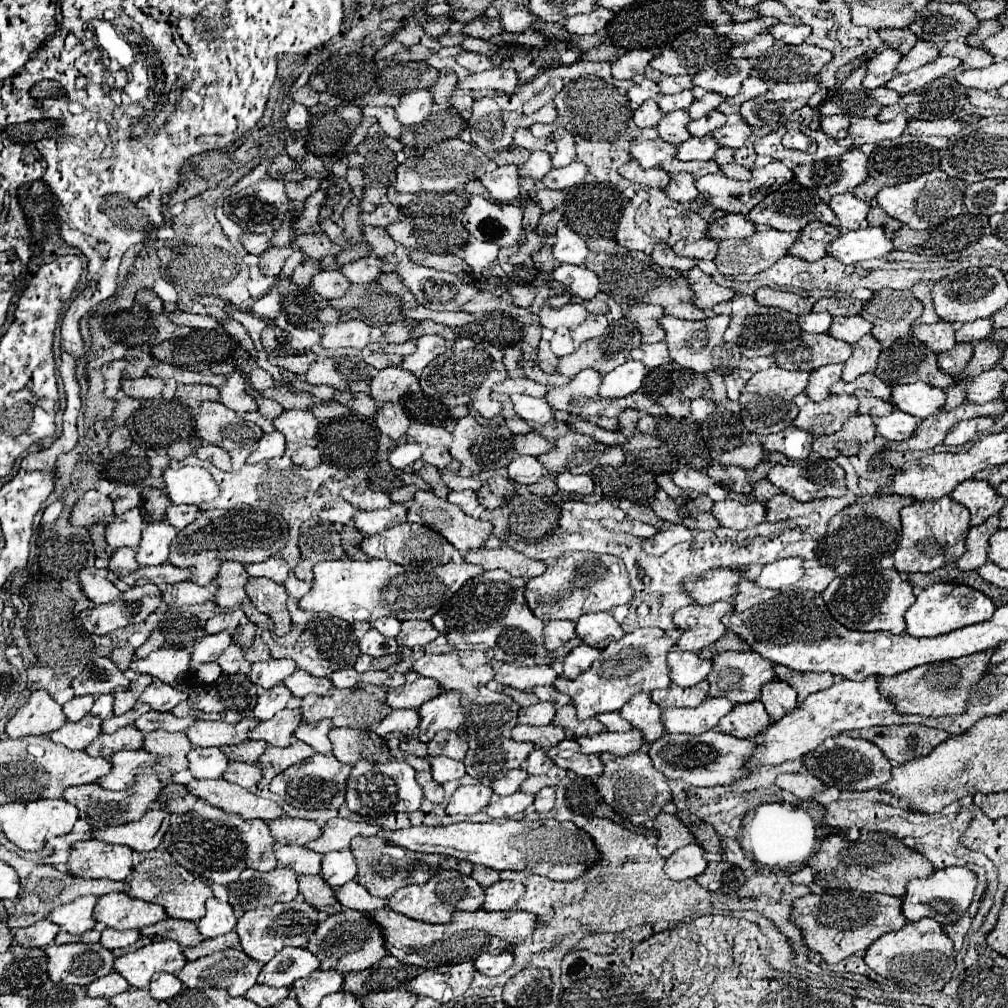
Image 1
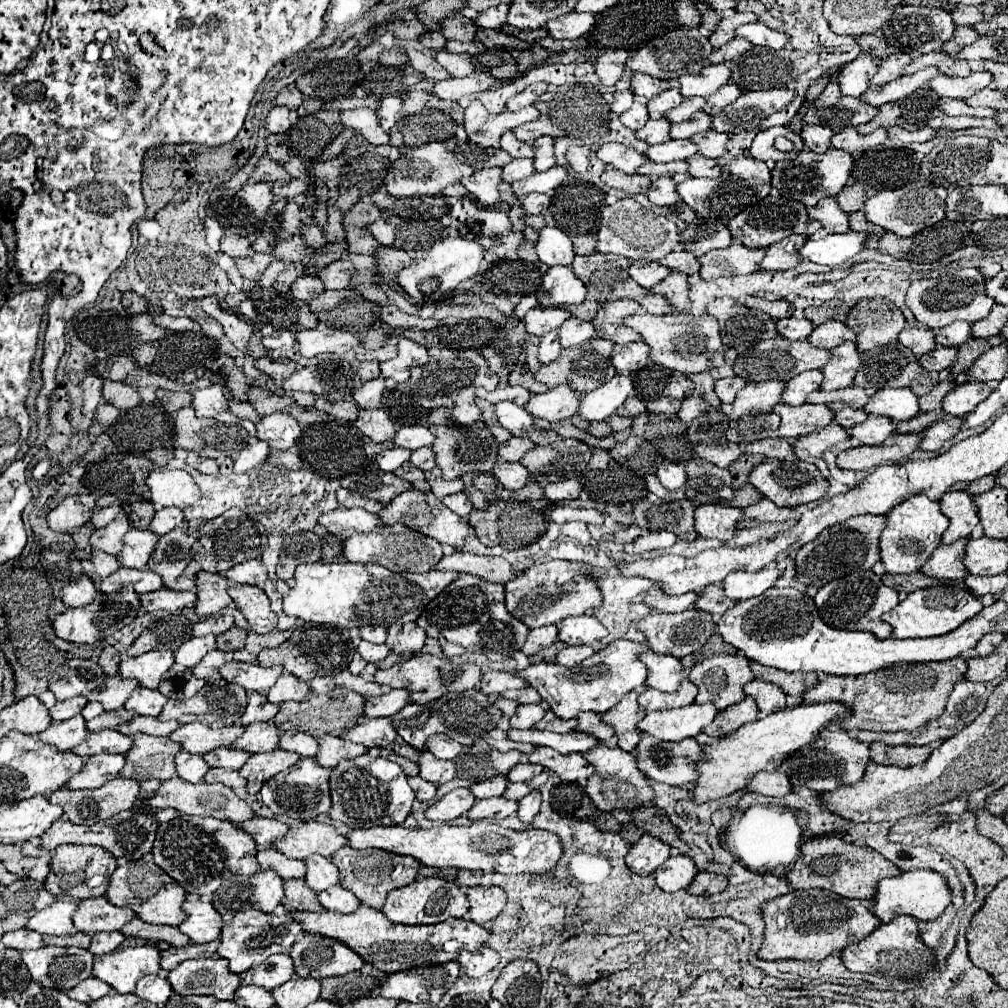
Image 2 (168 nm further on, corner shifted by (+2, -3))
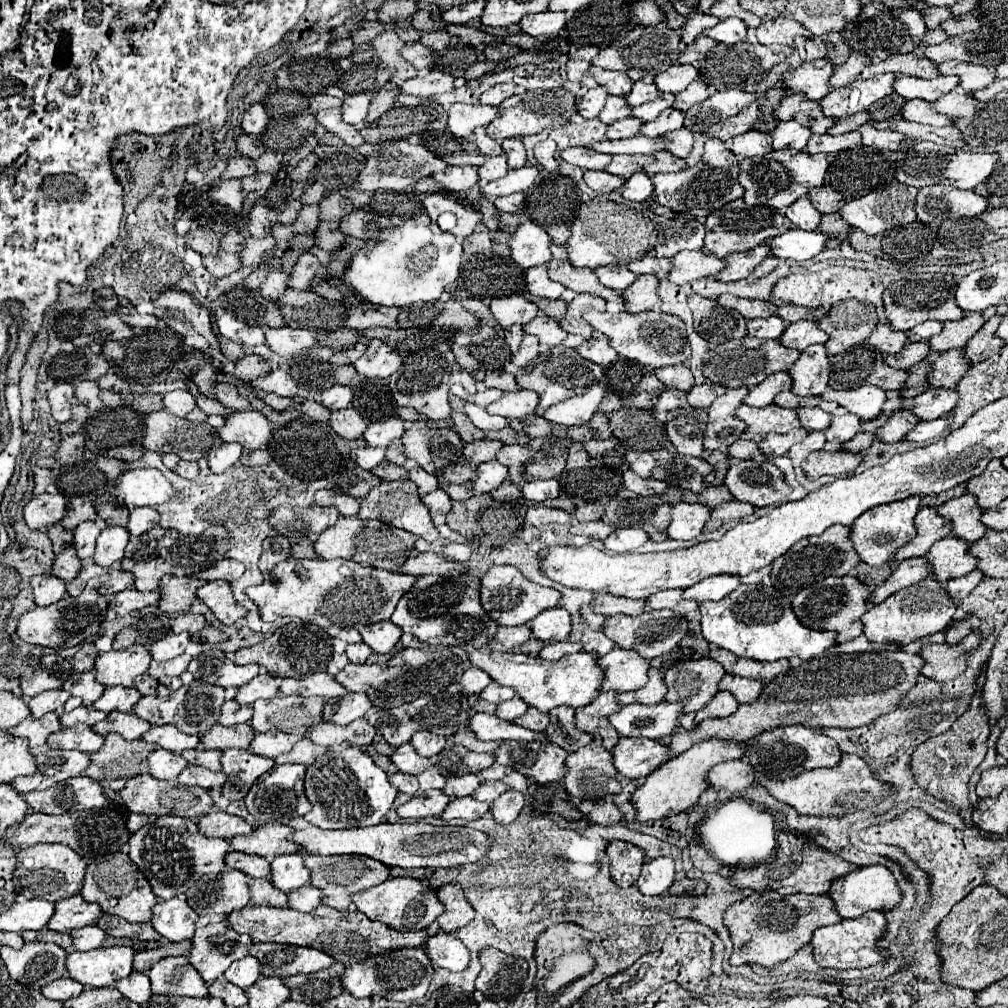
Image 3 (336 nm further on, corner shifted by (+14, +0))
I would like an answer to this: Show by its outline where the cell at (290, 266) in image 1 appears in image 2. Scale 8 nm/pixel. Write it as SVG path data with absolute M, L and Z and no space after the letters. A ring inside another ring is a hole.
M274 260L261 276L261 279L259 280L259 286L263 288L272 287L277 277L284 270L285 264L282 261Z

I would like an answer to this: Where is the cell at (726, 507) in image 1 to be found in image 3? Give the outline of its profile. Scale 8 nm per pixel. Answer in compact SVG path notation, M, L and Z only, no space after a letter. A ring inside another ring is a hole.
M675 504L671 508L671 522L667 536L673 540L693 540L709 518L709 508L703 504Z

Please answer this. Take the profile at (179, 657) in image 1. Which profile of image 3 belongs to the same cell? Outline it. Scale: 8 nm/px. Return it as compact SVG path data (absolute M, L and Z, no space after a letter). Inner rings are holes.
M133 644L125 650L109 650L105 654L97 654L95 658L95 680L103 686L133 686L133 680L147 672L149 662L151 654L141 644Z

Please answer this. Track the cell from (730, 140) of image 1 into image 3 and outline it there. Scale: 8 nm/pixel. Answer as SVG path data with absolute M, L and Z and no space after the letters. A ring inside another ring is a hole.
M679 128L675 132L663 134L661 136L665 140L665 150L675 154L677 158L685 158L691 152L691 144L693 144L693 134L687 128Z

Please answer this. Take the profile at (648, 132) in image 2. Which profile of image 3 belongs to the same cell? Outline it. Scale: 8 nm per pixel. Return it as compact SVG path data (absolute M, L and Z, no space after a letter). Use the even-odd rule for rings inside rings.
M623 118L623 120L617 120L613 124L607 126L607 132L605 136L609 140L617 140L617 138L631 138L635 134L639 134L639 128L641 128L641 120L637 118Z

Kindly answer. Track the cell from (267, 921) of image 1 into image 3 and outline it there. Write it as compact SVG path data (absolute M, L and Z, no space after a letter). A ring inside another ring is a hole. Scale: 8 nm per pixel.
M213 922L195 930L189 962L199 976L211 984L231 966L231 962L247 956L251 944L249 936L233 932L225 922Z

